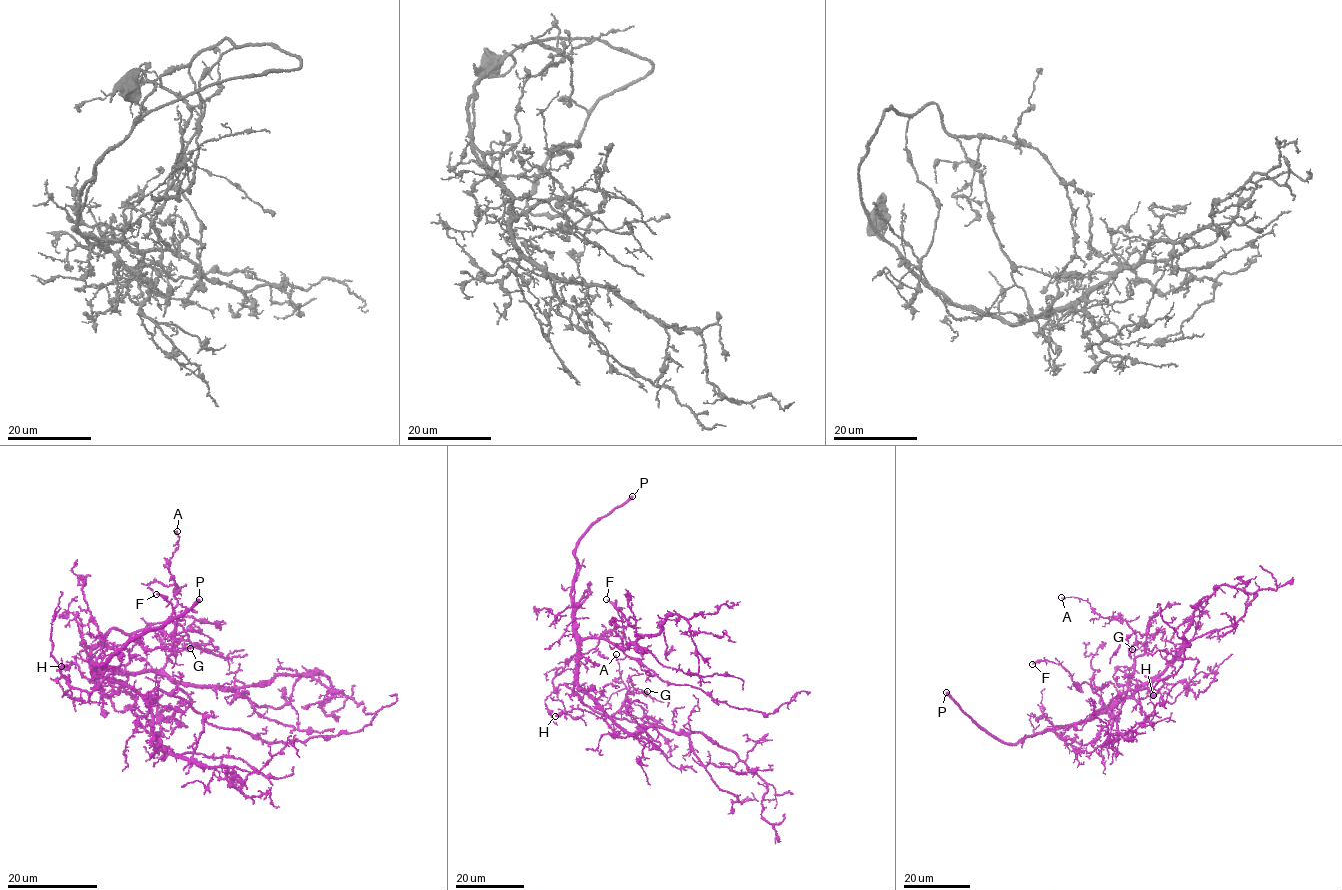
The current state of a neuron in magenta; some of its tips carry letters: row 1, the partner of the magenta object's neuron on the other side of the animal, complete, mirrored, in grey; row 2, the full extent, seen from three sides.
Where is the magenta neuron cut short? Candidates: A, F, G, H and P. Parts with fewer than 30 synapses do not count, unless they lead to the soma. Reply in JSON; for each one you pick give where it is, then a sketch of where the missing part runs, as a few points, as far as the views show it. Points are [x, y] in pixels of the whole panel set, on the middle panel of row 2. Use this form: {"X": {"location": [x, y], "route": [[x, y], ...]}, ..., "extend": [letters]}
{"P": {"location": [632, 496], "route": [[632, 496], [661, 490], [707, 539], [693, 618], [621, 612], [616, 584], [647, 552], [639, 522], [694, 514]]}, "extend": ["P"]}

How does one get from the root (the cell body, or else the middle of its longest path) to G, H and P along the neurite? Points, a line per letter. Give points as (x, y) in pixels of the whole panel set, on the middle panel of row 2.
G: (578, 680), (573, 691), (578, 698), (607, 716), (620, 708), (627, 691), (636, 688), (647, 691)
H: (578, 680), (607, 716), (600, 718), (576, 708), (555, 716)
P: (578, 680), (580, 646), (573, 609), (576, 543), (586, 529), (632, 496)

